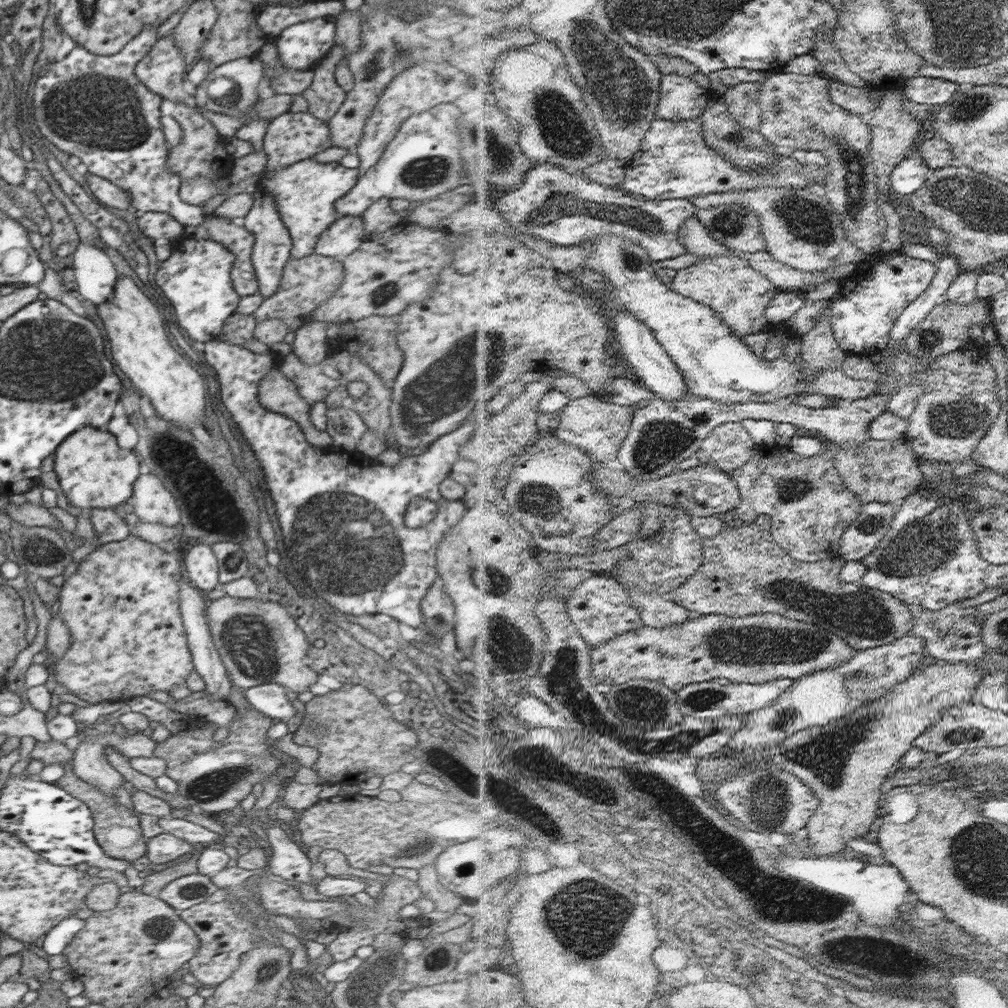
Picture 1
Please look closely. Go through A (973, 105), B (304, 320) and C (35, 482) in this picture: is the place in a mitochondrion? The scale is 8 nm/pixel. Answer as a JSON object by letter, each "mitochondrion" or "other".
{"A":"mitochondrion","B":"other","C":"other"}

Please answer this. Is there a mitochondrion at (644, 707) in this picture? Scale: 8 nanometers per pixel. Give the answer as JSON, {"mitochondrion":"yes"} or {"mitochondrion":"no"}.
{"mitochondrion":"yes"}

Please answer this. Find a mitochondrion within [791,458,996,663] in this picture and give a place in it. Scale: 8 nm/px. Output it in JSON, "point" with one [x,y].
{"point":[923,546]}

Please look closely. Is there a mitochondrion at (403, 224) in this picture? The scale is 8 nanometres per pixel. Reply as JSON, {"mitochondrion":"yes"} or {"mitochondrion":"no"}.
{"mitochondrion":"no"}

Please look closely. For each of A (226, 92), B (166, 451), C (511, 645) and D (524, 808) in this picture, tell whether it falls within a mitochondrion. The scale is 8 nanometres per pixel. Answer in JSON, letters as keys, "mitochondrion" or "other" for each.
{"A":"mitochondrion","B":"mitochondrion","C":"mitochondrion","D":"other"}

